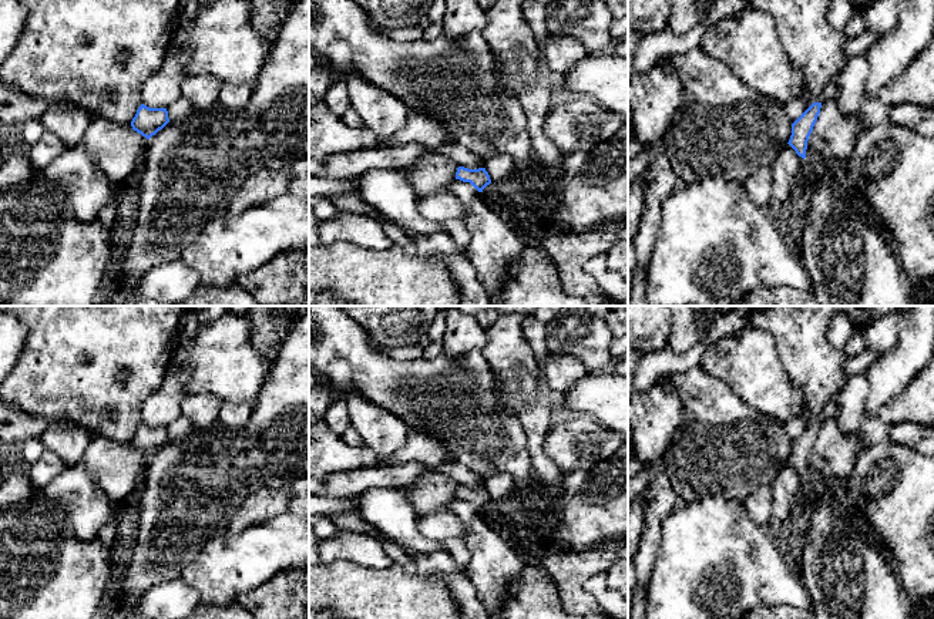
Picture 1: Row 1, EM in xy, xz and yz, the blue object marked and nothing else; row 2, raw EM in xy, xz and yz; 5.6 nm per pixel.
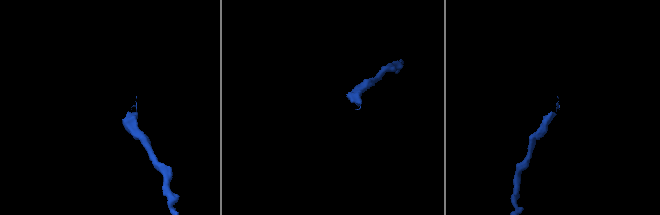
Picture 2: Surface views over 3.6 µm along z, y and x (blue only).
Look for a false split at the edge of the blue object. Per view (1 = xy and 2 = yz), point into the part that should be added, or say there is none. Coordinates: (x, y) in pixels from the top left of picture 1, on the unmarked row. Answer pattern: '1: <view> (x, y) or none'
1: none
2: none

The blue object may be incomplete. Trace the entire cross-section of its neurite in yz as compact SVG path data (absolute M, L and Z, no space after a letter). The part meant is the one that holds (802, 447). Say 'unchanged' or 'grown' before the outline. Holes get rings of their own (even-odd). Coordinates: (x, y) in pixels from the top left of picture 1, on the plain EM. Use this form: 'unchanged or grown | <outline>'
unchanged | M813 421L793 443L789 464L806 477L807 460L820 433L822 421Z

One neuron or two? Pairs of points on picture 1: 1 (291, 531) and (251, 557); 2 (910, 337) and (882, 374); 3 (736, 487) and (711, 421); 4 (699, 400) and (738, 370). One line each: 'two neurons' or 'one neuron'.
1: one neuron
2: one neuron
3: one neuron
4: two neurons

